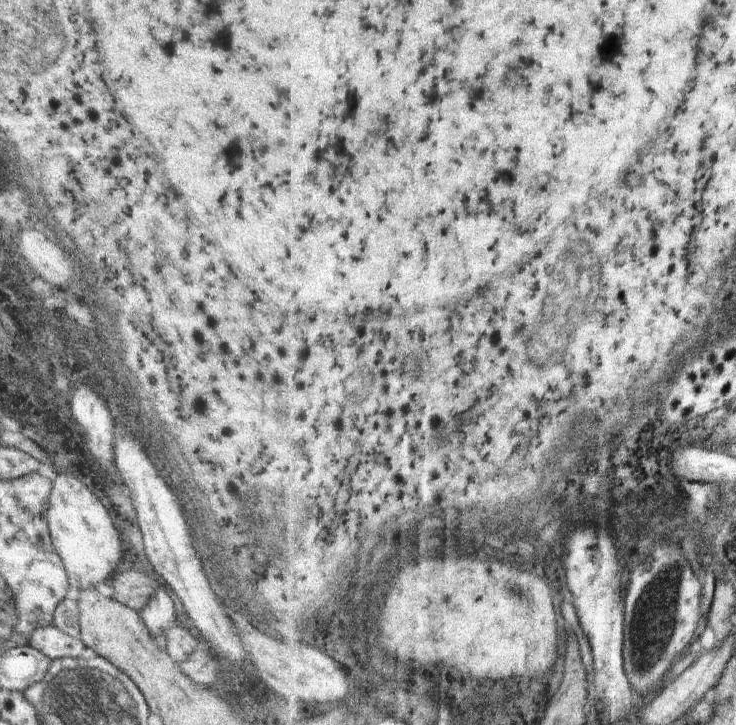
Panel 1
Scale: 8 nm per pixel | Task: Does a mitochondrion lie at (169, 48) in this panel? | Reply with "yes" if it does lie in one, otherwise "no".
no

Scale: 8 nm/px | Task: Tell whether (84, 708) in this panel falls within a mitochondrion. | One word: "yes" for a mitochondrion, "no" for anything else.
yes

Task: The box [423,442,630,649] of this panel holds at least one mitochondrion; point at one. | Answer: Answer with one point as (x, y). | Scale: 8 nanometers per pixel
(474, 539)

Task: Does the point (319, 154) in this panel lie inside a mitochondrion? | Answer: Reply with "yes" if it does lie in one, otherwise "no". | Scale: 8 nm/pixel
no

